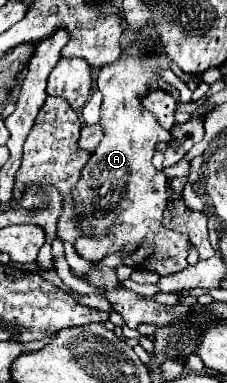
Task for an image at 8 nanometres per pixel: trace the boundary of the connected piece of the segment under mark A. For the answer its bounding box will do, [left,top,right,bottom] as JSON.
[72,37,188,275]

